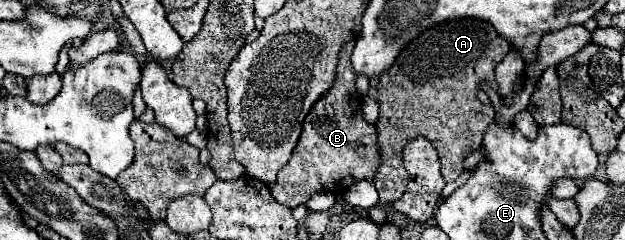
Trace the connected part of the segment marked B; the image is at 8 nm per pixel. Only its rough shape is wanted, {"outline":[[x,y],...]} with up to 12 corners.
{"outline":[[350,63],[304,119],[272,197],[342,195],[380,165]]}

